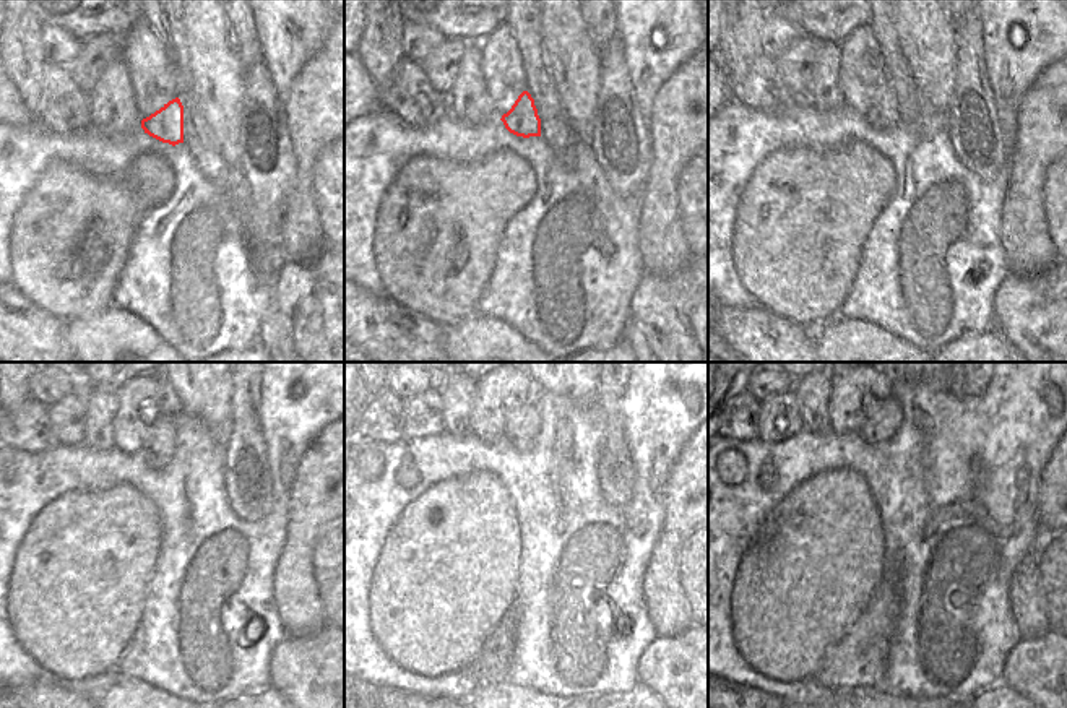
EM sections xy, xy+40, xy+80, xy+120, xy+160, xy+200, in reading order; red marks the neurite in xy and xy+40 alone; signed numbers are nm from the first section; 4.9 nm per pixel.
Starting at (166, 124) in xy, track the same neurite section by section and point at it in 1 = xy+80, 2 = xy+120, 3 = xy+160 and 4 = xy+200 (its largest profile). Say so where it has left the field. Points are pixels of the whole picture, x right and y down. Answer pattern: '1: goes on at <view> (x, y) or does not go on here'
1: goes on at xy+80 (882, 112)
2: goes on at xy+120 (158, 445)
3: goes on at xy+160 (522, 426)
4: goes on at xy+200 (879, 426)

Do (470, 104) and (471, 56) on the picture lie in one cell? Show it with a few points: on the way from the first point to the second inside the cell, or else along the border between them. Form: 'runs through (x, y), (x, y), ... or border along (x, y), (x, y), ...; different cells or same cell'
runs through (471, 93), (471, 67); same cell

